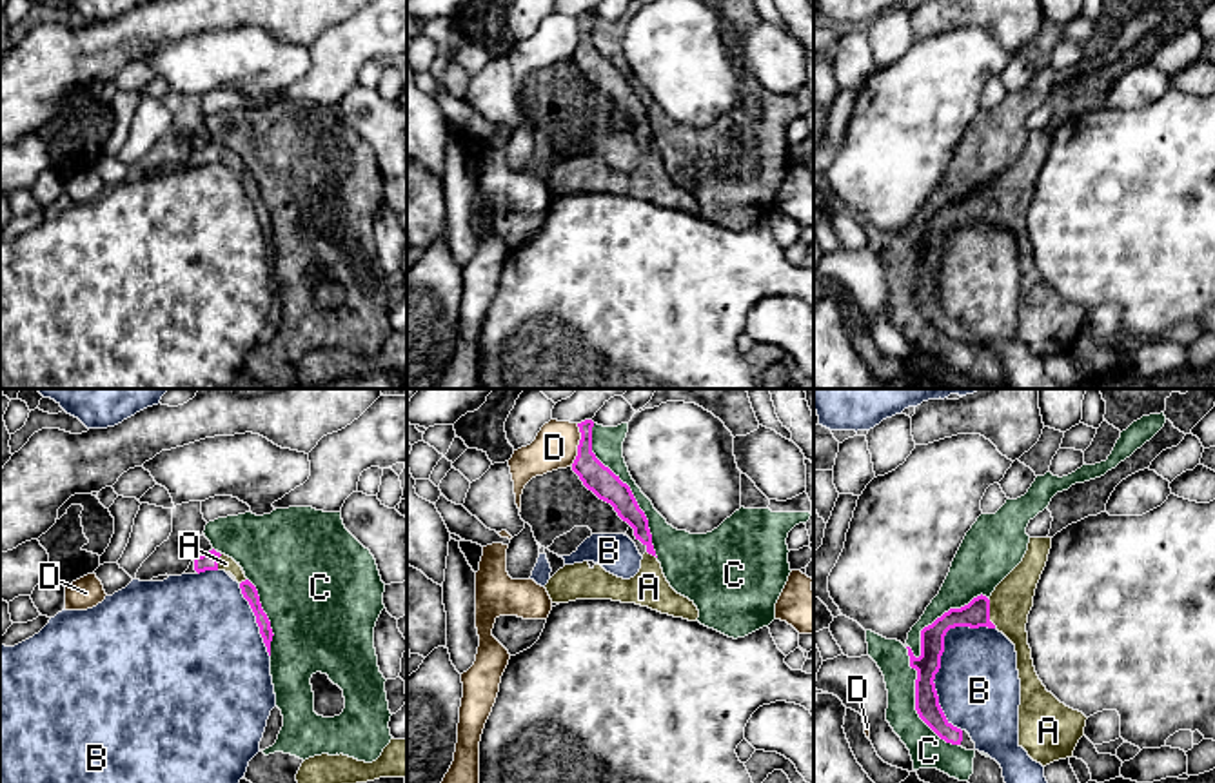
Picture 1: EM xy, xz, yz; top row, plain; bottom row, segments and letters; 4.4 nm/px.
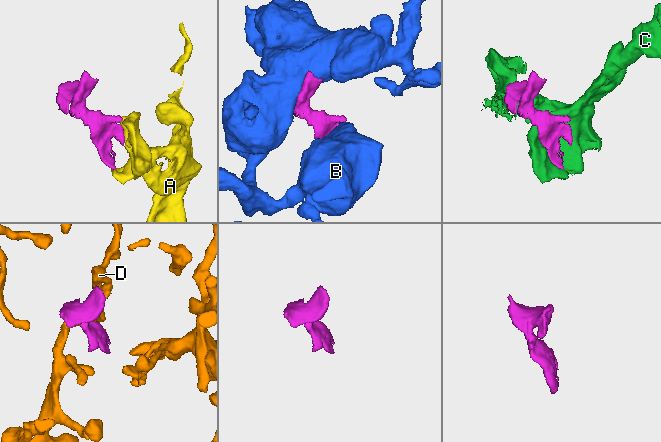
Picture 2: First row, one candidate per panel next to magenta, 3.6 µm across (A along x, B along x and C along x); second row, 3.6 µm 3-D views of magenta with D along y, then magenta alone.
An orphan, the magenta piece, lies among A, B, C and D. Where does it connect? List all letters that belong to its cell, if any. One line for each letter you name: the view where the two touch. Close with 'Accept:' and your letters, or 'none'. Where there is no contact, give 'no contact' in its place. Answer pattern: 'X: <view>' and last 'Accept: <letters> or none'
A: yz
Accept: A

